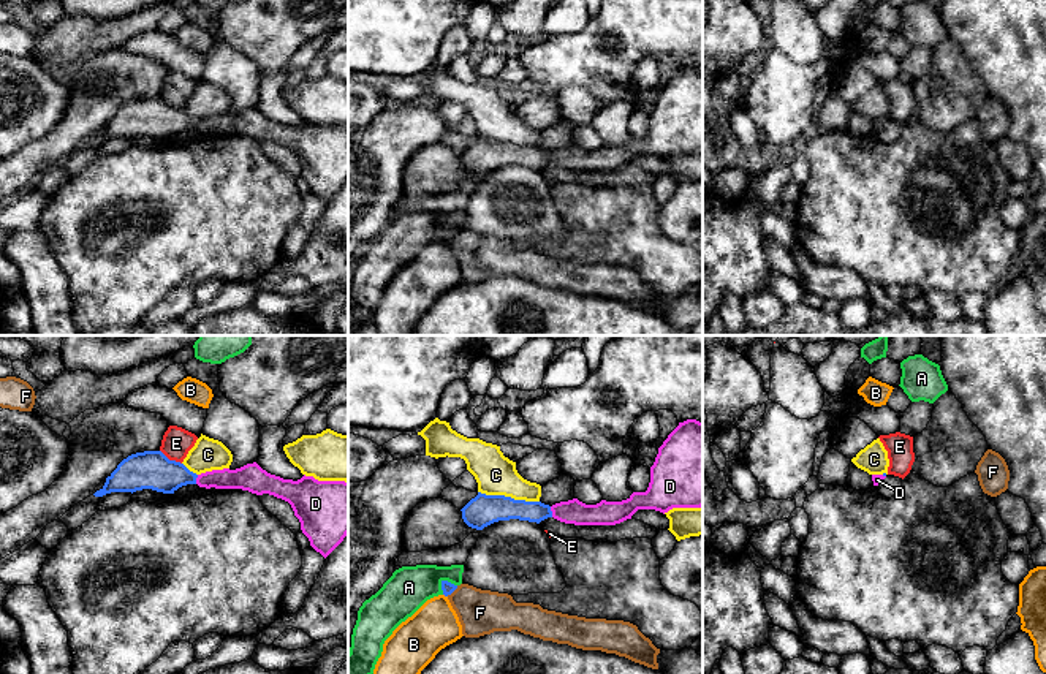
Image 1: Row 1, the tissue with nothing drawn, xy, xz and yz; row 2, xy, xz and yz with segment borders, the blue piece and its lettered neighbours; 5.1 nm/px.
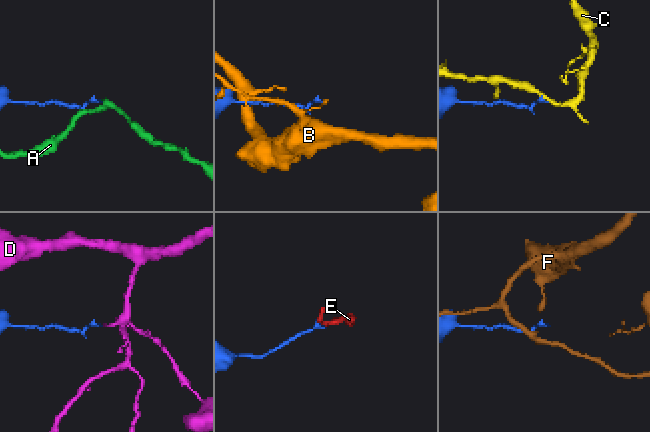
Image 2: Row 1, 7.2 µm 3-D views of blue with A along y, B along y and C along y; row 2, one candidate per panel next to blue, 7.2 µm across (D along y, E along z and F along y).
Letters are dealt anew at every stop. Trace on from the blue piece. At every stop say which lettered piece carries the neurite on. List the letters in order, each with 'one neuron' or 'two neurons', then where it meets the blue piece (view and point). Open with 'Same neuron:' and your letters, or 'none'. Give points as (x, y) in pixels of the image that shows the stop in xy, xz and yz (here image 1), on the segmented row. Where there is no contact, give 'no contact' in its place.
Same neuron: D
A: two neurons | xz (447, 581)
B: two neurons | xz (445, 595)
C: two neurons | xz (508, 497)
D: one neuron | xz (551, 511)
E: two neurons | xy (171, 461)
F: two neurons | xz (451, 592)

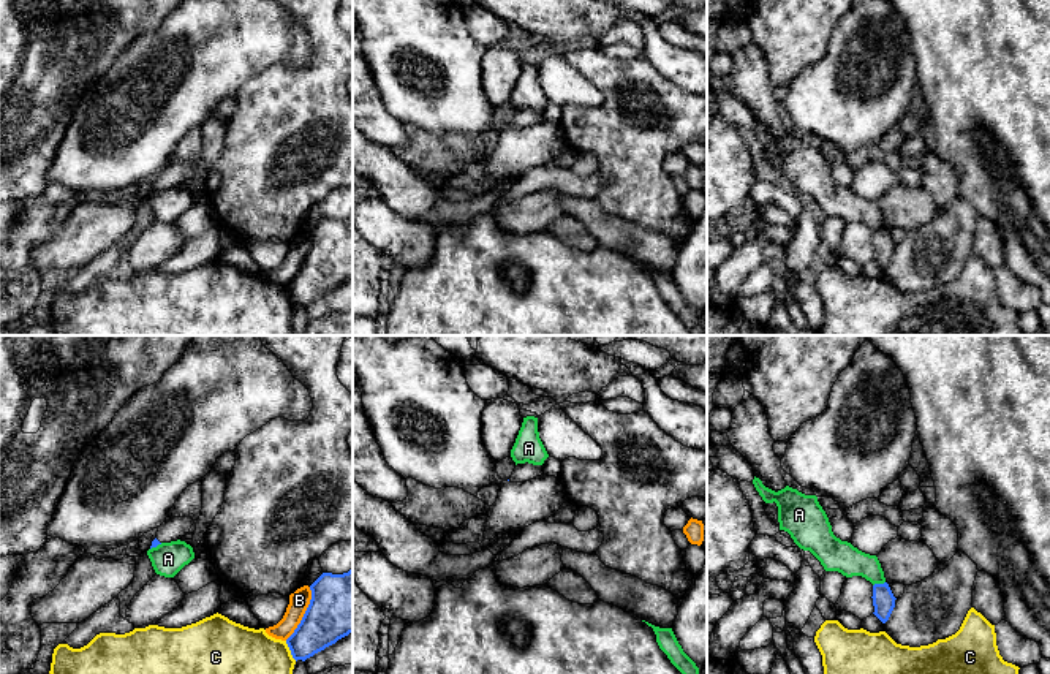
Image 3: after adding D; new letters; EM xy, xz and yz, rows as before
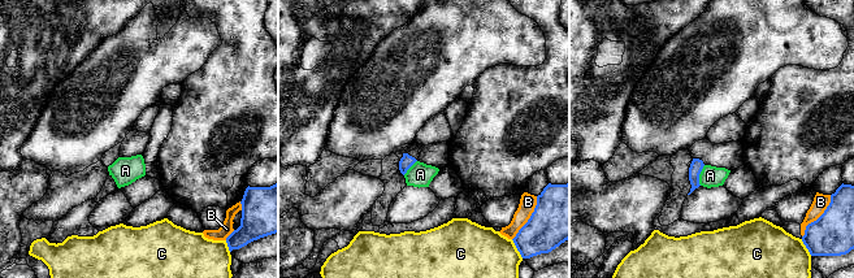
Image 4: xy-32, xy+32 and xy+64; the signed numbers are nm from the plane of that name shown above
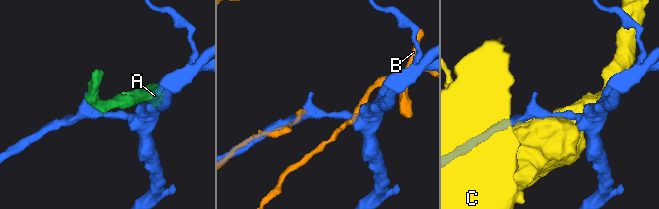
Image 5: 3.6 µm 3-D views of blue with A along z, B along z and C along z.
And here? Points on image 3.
Same neuron: none
A: two neurons | yz (878, 584)
B: two neurons | xy (304, 614)
C: two neurons | xy (290, 649)

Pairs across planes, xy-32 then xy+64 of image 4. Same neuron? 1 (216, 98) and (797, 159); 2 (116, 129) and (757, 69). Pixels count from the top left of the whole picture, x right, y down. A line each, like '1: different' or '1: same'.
1: same
2: same

